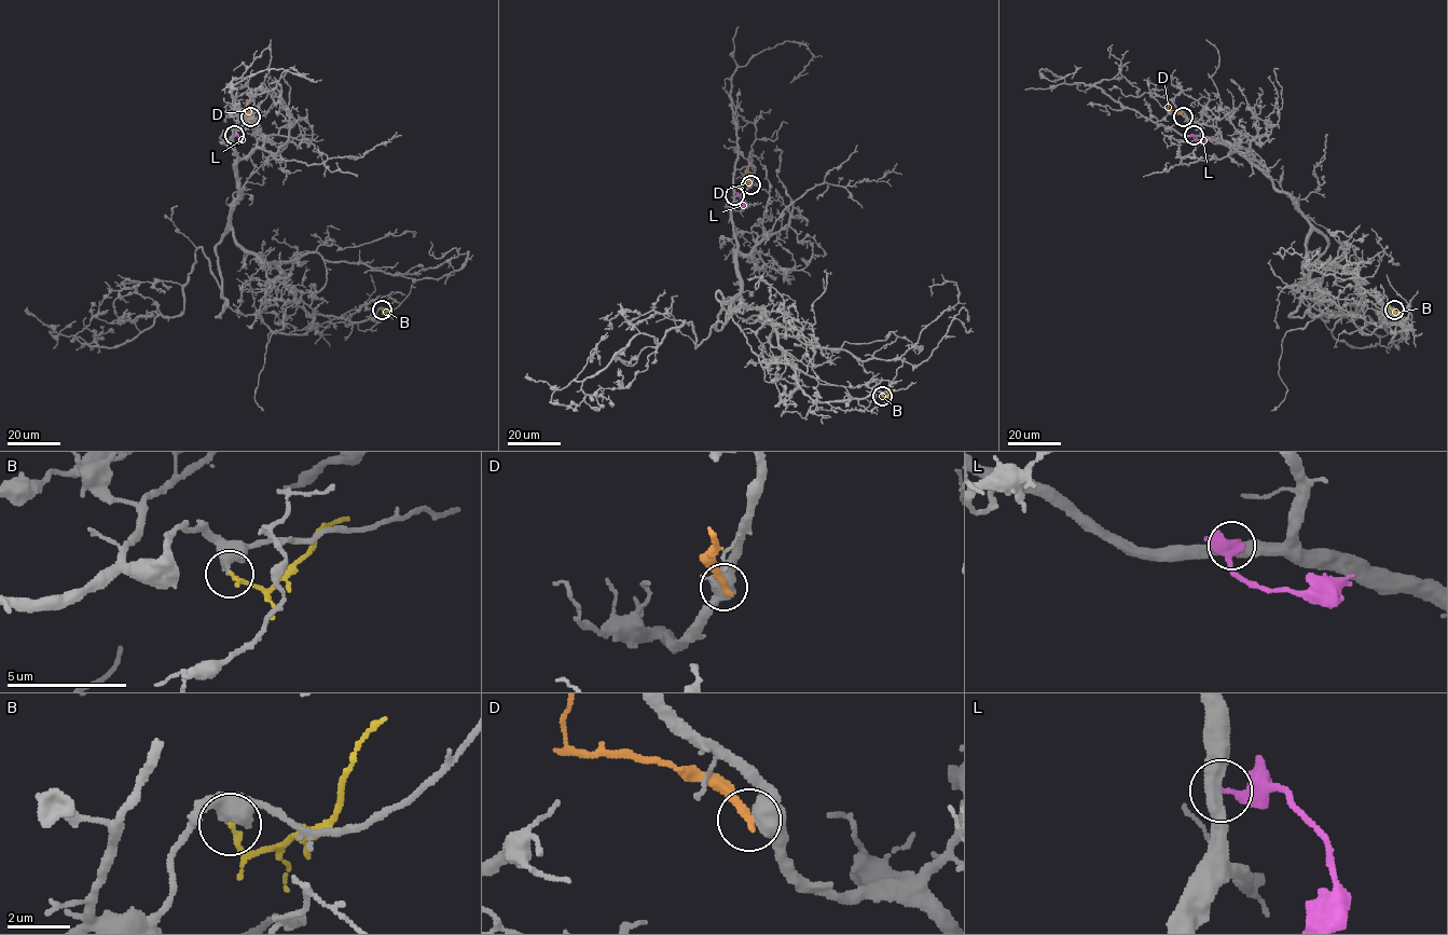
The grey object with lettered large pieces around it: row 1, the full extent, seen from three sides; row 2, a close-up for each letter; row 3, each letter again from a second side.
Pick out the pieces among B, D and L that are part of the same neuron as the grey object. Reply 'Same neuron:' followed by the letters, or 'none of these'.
Same neuron: none of these

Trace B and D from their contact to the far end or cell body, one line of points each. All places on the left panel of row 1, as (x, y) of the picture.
B: (382, 310), (386, 312), (395, 301)
D: (249, 117), (247, 99)

